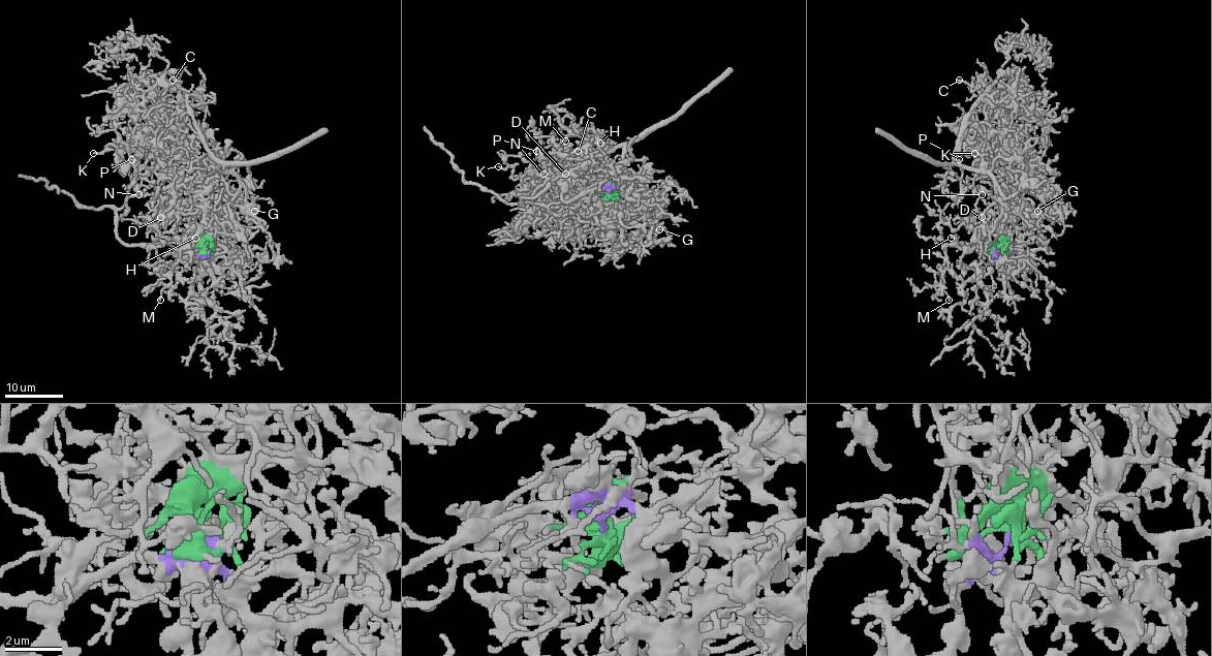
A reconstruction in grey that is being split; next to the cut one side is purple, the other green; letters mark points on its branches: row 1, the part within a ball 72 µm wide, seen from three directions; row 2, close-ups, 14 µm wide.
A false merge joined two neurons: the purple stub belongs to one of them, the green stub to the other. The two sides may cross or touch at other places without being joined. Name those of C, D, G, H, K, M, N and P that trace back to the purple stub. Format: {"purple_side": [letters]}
{"purple_side": ["D", "H", "M", "N", "P"]}

